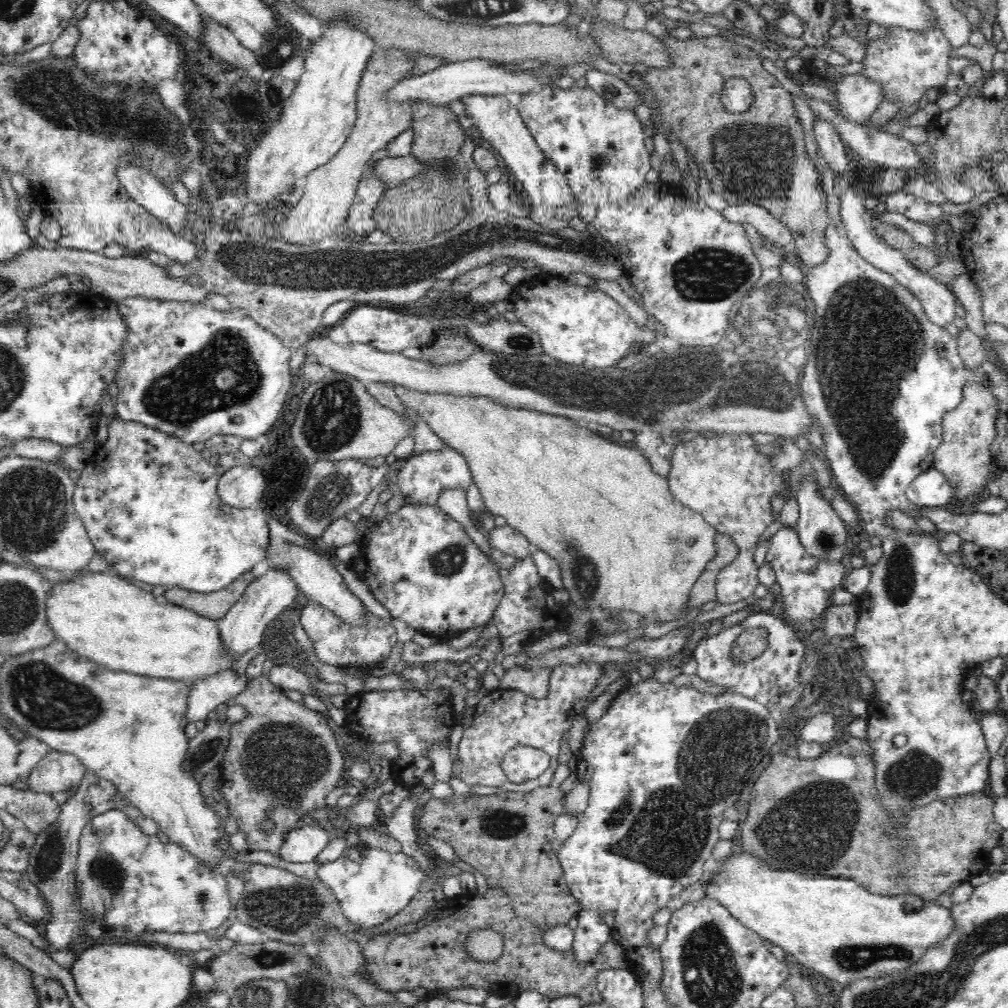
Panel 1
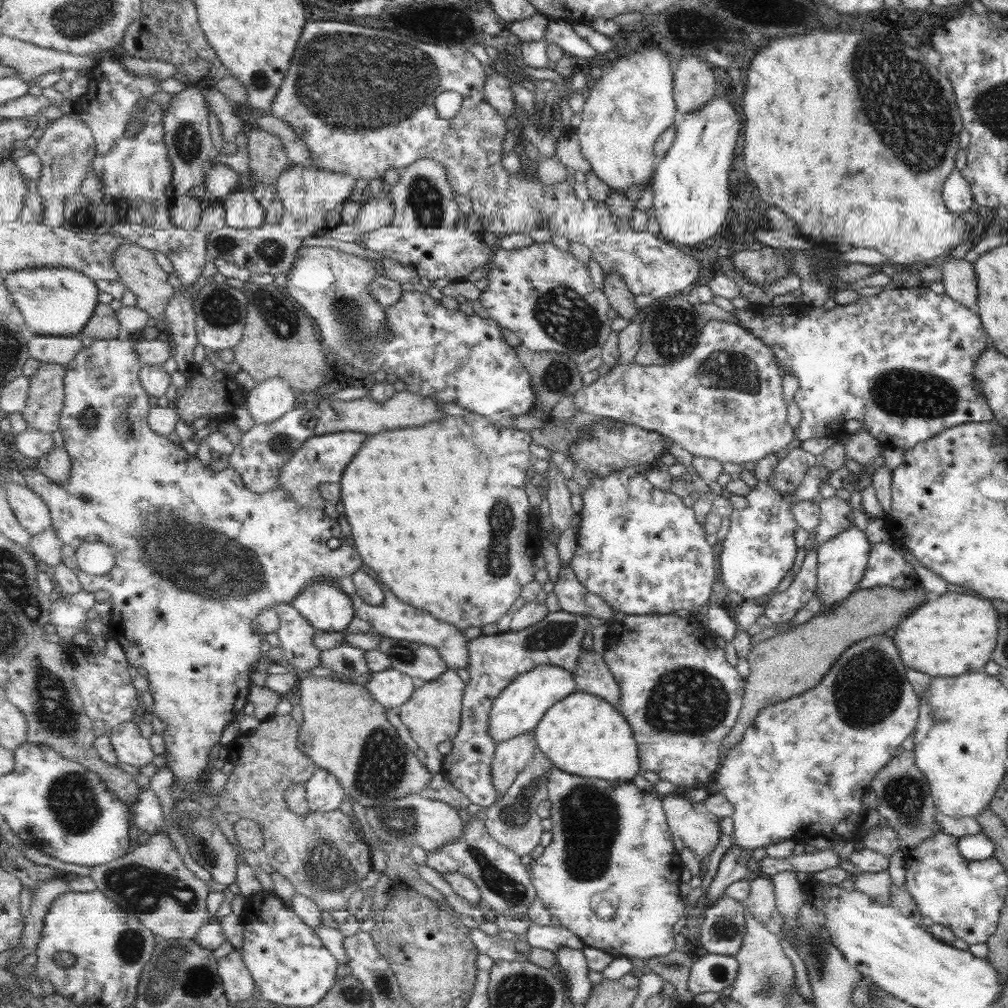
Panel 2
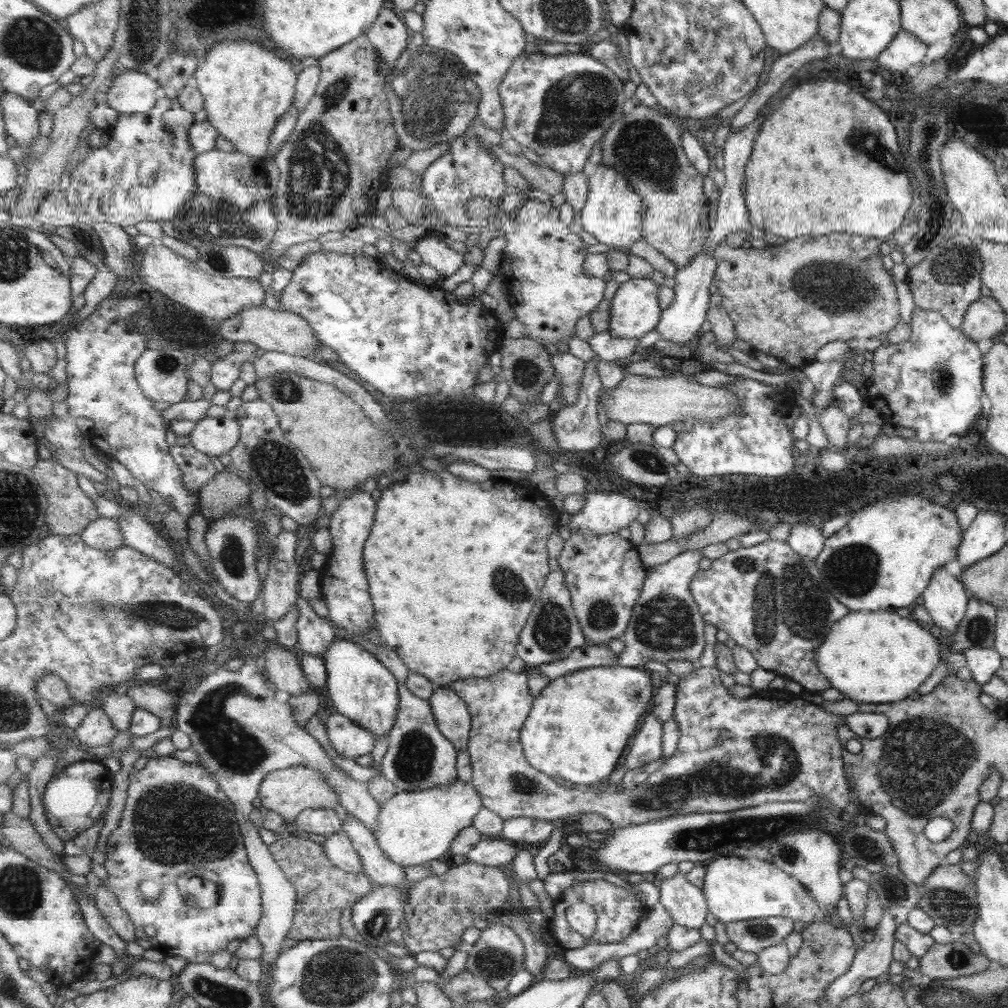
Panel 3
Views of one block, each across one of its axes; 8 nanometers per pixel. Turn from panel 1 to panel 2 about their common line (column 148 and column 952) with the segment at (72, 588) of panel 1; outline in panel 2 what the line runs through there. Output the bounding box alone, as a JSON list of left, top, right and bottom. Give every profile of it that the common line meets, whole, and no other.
[892,591,997,678]

